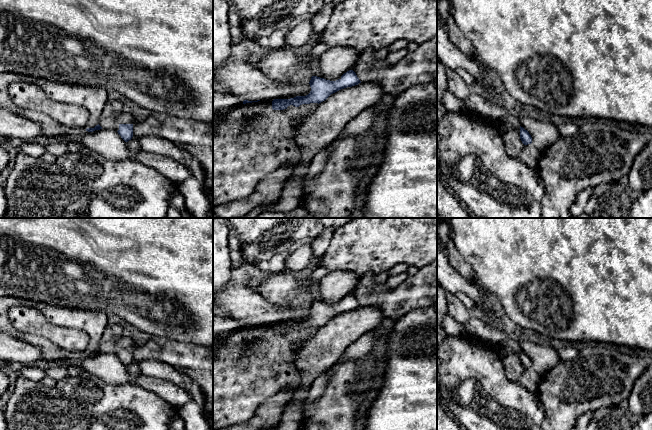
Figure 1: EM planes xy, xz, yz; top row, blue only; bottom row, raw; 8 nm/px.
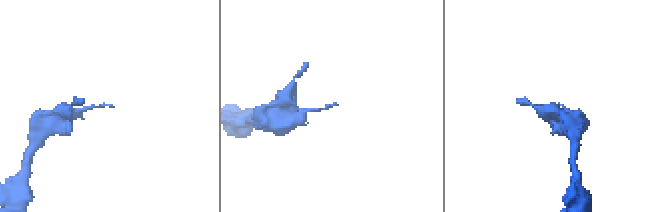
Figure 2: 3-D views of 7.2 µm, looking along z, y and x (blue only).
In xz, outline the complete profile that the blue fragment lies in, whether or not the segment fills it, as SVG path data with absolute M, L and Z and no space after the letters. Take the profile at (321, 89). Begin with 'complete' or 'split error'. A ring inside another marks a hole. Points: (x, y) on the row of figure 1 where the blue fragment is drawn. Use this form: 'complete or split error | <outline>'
complete | M349 70L344 73L340 79L336 81L326 80L317 76L312 76L309 82L311 91L306 96L296 96L290 99L274 99L272 101L273 110L284 110L288 106L293 105L299 107L302 104L321 103L325 101L331 94L361 83L356 73Z

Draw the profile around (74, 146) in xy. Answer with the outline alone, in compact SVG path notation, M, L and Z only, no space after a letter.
M72 140L68 143L68 153L79 152L83 149L83 145L78 140Z

